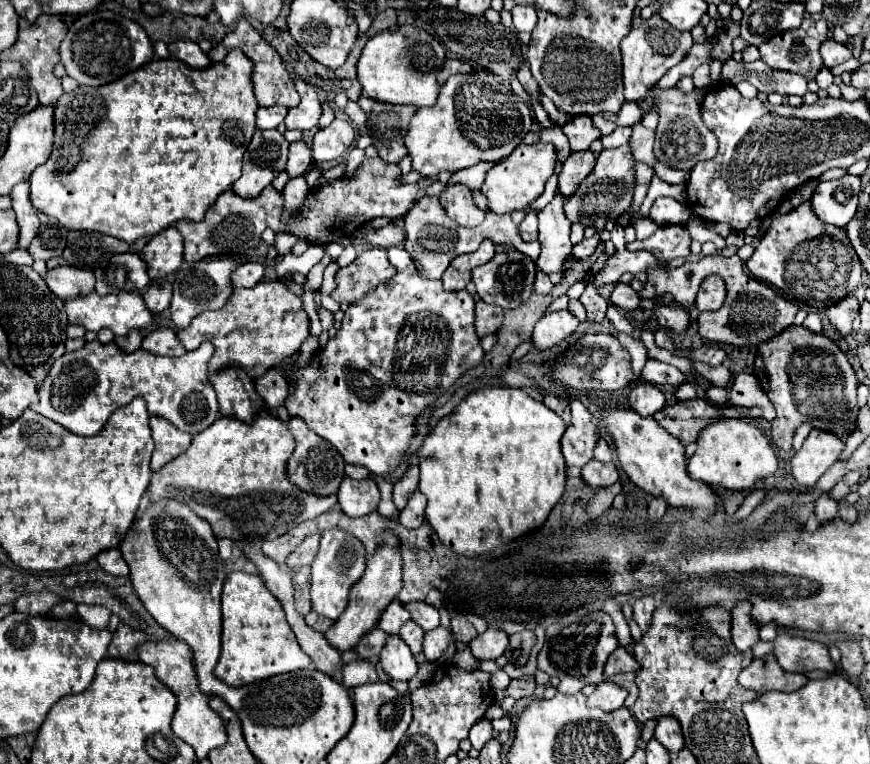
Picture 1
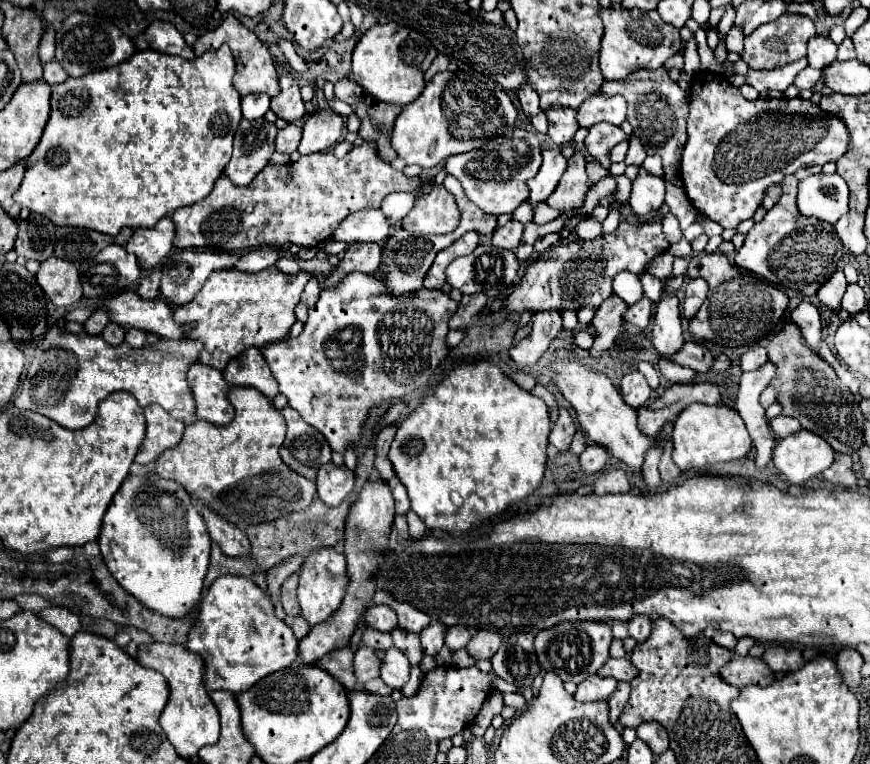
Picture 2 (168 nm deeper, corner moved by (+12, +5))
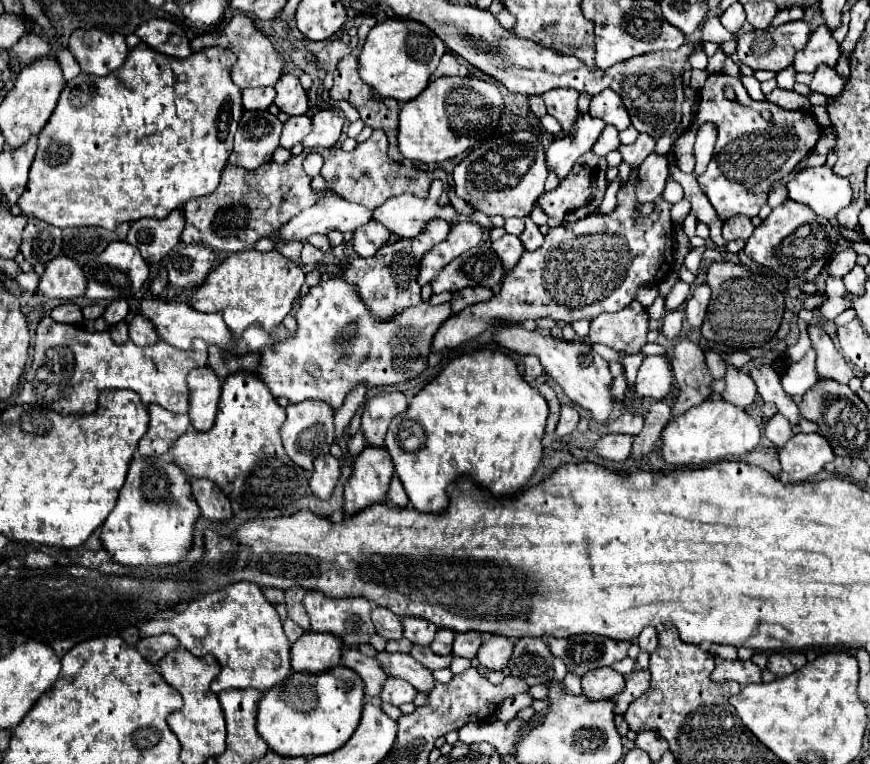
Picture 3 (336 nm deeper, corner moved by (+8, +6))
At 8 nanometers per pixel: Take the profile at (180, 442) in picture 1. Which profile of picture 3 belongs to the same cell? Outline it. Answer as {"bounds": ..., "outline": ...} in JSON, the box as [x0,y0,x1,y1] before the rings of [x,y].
{"bounds":[139,404,191,456],"outline":[[[151,404],[149,408],[149,430],[145,432],[145,436],[139,442],[139,454],[141,456],[161,456],[165,454],[171,444],[189,430],[191,420],[187,414],[175,414],[169,412],[157,404]]]}

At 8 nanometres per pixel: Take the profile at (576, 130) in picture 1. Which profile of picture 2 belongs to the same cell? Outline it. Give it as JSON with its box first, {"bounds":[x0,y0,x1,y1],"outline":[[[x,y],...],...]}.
{"bounds":[545,105,579,145],"outline":[[[551,105],[551,109],[545,109],[547,121],[549,121],[549,137],[555,145],[571,143],[573,135],[579,129],[579,123],[575,119],[577,109],[563,107],[563,105]]]}

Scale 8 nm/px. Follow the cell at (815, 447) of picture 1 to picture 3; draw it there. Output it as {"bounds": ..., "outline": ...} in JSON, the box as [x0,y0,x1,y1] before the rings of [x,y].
{"bounds":[779,434,835,482],"outline":[[[795,434],[779,450],[781,468],[791,476],[793,482],[803,482],[823,470],[825,464],[835,460],[835,454],[823,436]]]}

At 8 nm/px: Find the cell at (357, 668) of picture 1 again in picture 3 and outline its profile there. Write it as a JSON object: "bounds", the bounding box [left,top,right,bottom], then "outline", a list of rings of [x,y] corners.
{"bounds":[375,652,433,694],"outline":[[[375,652],[375,660],[379,666],[389,674],[407,680],[411,686],[415,686],[419,692],[429,694],[433,688],[433,674],[425,666],[421,666],[413,656],[401,654],[401,652]]]}

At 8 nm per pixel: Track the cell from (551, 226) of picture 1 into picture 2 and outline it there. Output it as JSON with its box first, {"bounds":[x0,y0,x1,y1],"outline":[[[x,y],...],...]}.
{"bounds":[527,149,567,205],"outline":[[[561,149],[543,151],[543,163],[541,163],[539,173],[531,181],[527,181],[529,191],[531,191],[531,197],[529,197],[531,205],[547,201],[547,197],[555,191],[565,169],[567,169],[567,159],[563,157]]]}

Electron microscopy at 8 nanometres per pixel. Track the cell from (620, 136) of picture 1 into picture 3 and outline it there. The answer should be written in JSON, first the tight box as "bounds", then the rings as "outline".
{"bounds":[591,126,621,156],"outline":[[[605,126],[605,130],[601,132],[599,140],[595,142],[595,146],[591,148],[597,156],[607,156],[613,150],[619,150],[621,142],[619,142],[619,130],[615,126]]]}

